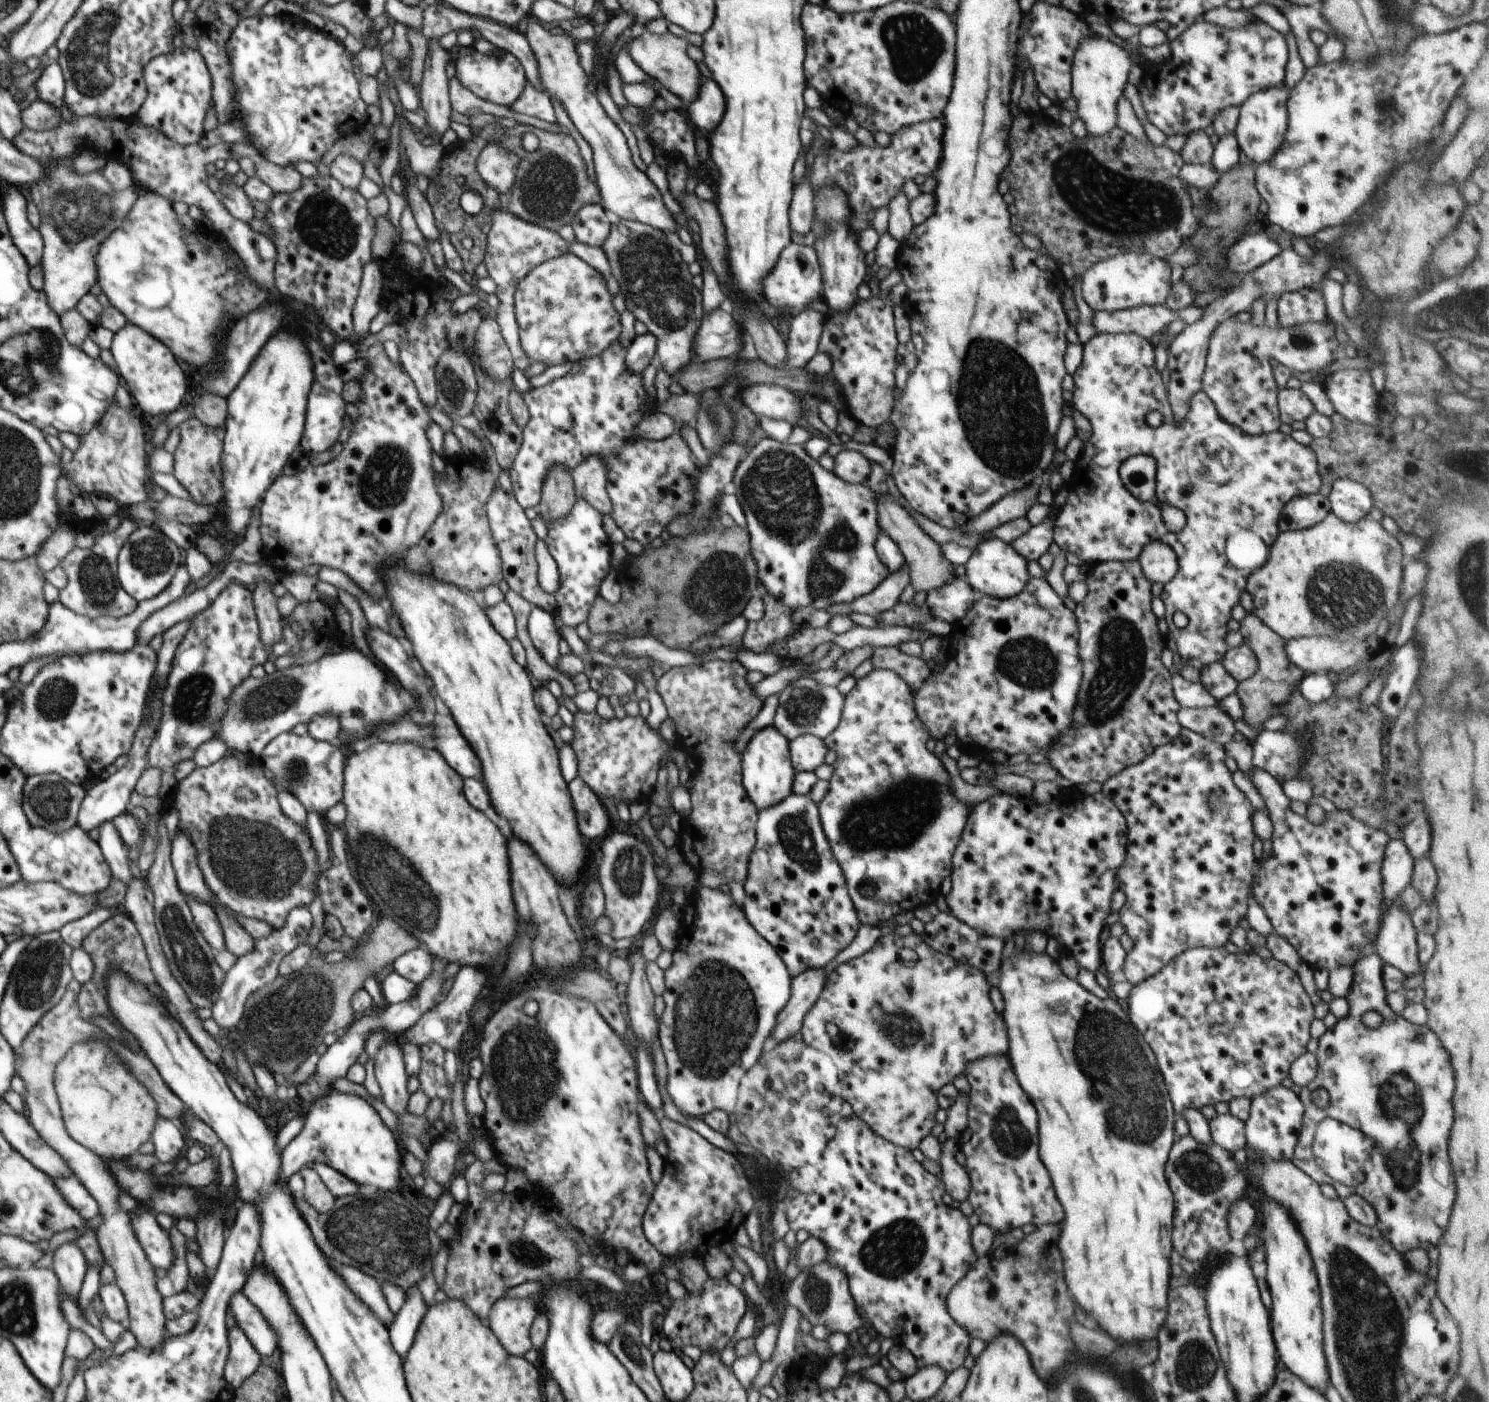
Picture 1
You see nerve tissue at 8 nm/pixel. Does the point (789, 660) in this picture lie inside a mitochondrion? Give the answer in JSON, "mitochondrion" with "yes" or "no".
{"mitochondrion":"no"}

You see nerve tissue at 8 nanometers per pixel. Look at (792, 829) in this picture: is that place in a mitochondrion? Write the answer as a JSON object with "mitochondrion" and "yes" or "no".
{"mitochondrion":"yes"}

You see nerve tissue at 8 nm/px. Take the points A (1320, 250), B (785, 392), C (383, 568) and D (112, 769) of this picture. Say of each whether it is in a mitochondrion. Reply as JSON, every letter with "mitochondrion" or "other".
{"A":"other","B":"other","C":"other","D":"other"}

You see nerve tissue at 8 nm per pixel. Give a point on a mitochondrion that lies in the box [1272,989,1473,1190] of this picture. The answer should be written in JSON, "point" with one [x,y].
{"point":[1397,1101]}

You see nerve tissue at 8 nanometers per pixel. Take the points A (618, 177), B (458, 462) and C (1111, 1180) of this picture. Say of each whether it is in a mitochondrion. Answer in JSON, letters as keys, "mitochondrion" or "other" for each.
{"A":"other","B":"other","C":"other"}

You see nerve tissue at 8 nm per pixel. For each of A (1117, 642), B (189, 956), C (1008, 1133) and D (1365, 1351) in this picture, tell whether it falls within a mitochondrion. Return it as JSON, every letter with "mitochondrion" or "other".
{"A":"mitochondrion","B":"mitochondrion","C":"mitochondrion","D":"mitochondrion"}

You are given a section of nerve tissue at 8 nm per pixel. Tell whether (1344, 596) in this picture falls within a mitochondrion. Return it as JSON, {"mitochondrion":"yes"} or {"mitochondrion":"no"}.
{"mitochondrion":"yes"}

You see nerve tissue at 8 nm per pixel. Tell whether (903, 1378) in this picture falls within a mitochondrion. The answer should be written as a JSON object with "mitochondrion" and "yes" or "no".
{"mitochondrion":"no"}

